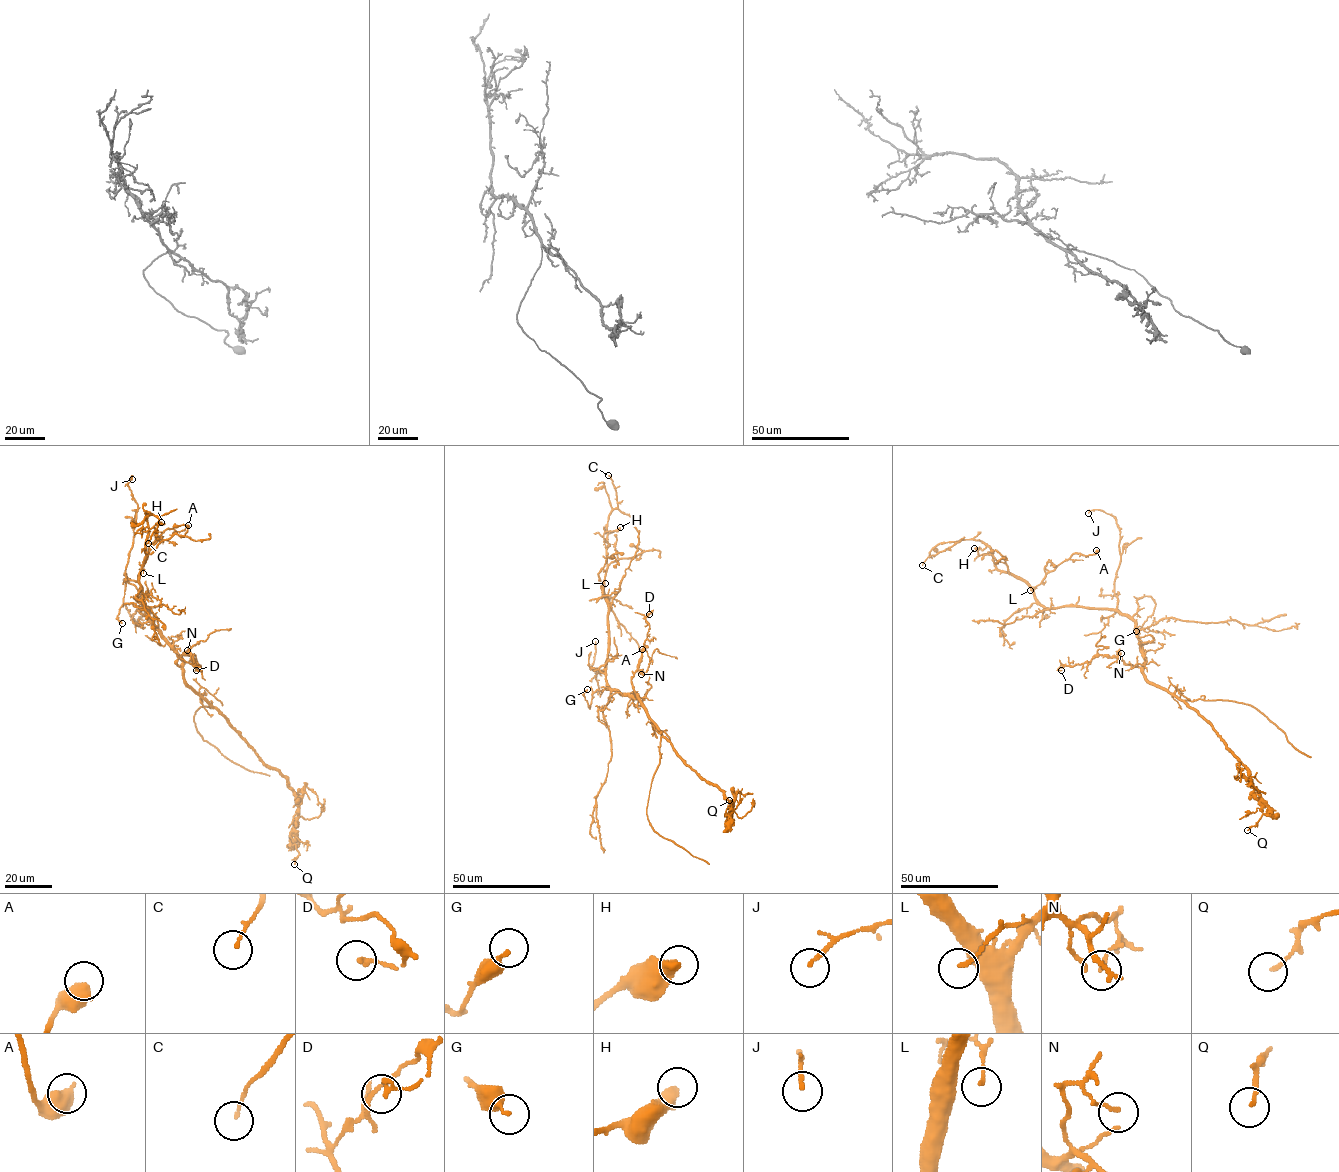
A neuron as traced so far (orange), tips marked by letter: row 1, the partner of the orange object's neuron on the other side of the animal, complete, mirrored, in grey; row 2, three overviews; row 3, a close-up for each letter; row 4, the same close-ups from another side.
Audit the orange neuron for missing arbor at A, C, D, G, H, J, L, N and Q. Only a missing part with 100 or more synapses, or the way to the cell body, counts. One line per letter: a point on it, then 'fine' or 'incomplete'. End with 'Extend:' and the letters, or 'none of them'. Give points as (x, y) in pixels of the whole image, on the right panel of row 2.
A: (1096, 550) | fine
C: (922, 565) | fine
D: (1061, 670) | fine
G: (1136, 631) | fine
H: (974, 548) | fine
J: (1088, 513) | fine
L: (1030, 590) | fine
N: (1121, 653) | fine
Q: (1247, 830) | fine
Extend: none of them

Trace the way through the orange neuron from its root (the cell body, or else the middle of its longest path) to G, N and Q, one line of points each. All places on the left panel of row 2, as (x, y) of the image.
G: (161, 633), (154, 625), (138, 589), (128, 580), (117, 616), (122, 623)
N: (161, 633), (182, 660), (179, 666), (175, 663), (187, 650)
Q: (161, 633), (183, 661), (183, 680), (286, 779), (298, 807), (294, 864)

